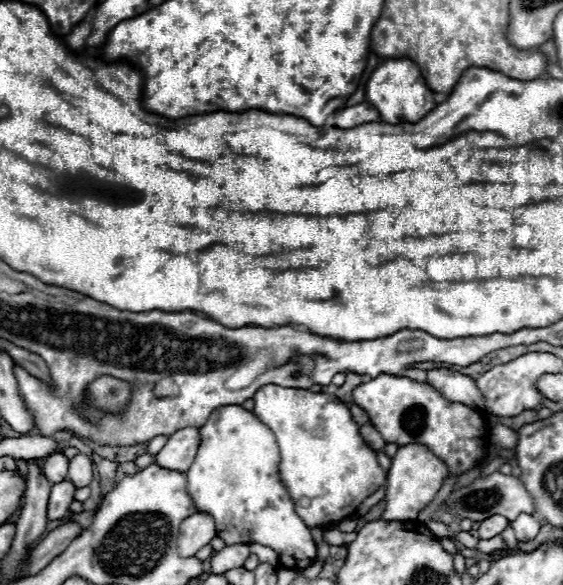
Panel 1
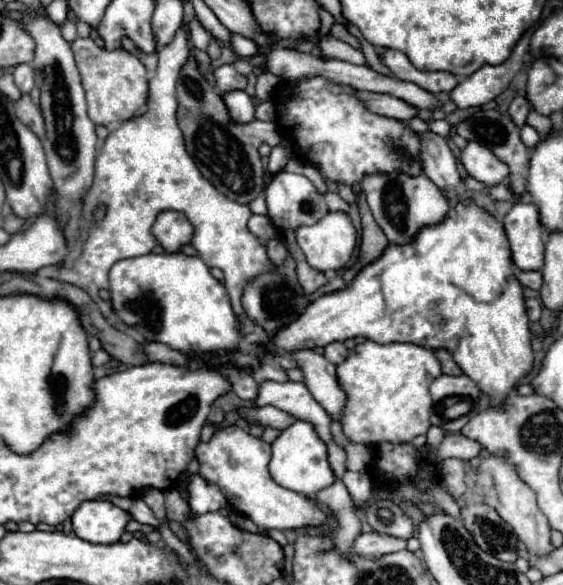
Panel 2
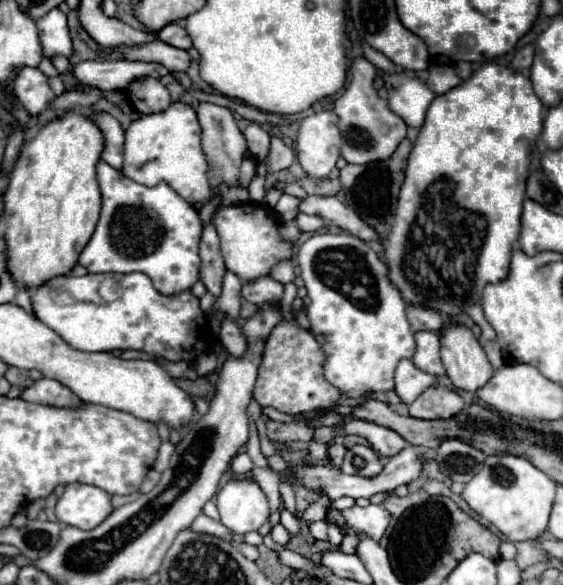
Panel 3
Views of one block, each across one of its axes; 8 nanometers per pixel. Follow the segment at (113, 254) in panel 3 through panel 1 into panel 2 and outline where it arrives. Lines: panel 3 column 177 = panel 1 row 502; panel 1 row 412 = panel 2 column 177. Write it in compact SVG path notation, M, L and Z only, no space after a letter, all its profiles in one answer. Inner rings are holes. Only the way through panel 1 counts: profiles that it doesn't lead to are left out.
M164 210L156 218L152 234L166 254L176 254L180 252L182 246L192 242L194 228L190 226L190 220L184 214L178 214L174 210Z

